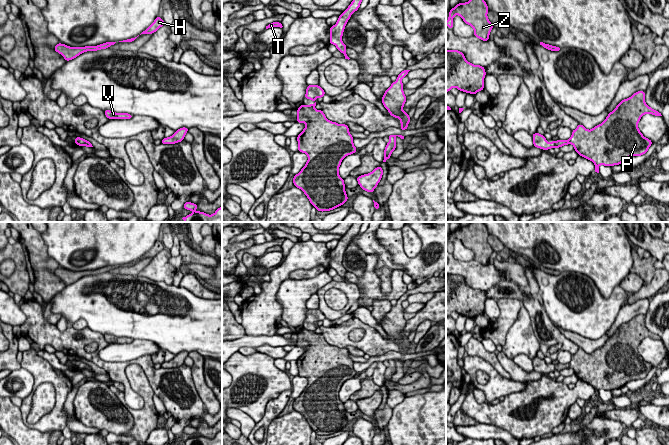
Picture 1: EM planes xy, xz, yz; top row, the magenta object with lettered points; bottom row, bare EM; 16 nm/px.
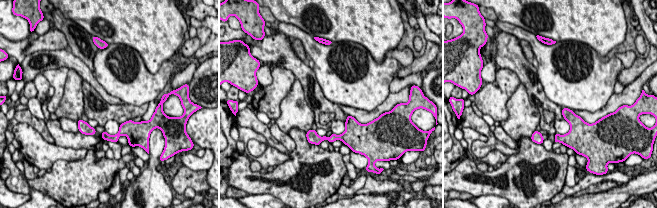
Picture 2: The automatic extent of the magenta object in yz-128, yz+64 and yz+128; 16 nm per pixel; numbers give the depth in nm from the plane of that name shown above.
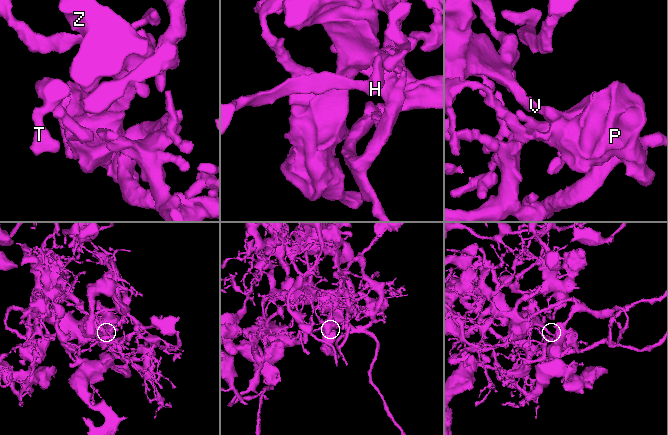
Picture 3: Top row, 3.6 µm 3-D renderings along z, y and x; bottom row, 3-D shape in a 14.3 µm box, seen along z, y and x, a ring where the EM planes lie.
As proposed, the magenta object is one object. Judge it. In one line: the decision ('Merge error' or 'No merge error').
Merge error

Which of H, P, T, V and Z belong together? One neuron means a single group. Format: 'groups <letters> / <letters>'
groups H T / P V Z

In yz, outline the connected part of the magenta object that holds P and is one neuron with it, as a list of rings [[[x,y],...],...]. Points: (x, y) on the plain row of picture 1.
[[[637,315],[620,325],[601,348],[591,354],[579,348],[568,364],[559,363],[555,370],[572,368],[578,379],[595,388],[595,396],[599,397],[600,389],[620,389],[629,381],[646,378],[653,367],[640,356],[638,346],[647,337],[662,340],[646,328],[645,315]]]

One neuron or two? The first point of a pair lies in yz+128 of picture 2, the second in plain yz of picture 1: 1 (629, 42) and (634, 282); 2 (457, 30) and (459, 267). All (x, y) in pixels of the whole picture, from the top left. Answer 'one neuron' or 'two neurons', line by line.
1: two neurons
2: one neuron

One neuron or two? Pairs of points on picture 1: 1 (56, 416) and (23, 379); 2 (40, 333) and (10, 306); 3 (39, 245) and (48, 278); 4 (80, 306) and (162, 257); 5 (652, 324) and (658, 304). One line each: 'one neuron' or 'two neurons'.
1: two neurons
2: two neurons
3: one neuron
4: two neurons
5: one neuron

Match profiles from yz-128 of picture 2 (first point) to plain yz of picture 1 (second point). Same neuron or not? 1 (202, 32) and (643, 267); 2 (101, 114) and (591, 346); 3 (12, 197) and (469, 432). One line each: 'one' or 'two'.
1: one
2: two
3: one

